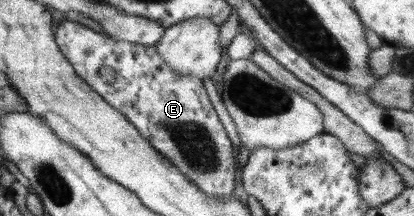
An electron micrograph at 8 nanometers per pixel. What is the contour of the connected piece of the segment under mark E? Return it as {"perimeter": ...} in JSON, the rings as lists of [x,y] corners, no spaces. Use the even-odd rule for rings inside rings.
{"perimeter":[[[68,19],[55,28],[54,35],[59,50],[71,63],[74,71],[97,94],[100,94],[107,104],[119,111],[125,119],[141,133],[141,136],[159,151],[165,158],[178,168],[195,186],[205,194],[213,194],[219,198],[229,198],[235,190],[235,172],[238,172],[238,164],[233,157],[232,143],[216,114],[204,82],[196,76],[183,76],[174,71],[155,47],[143,44],[134,44],[125,40],[113,40],[107,34],[99,34],[83,26],[79,22],[71,22]],[[108,66],[115,72],[115,81],[105,83],[99,77],[99,69]]]}

